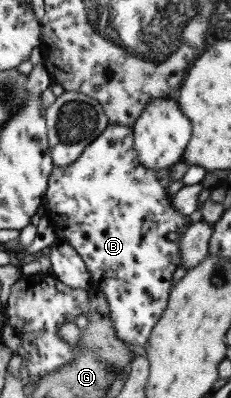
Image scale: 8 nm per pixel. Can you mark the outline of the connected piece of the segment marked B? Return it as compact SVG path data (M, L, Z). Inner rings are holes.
M115 123L108 124L108 126L92 141L84 150L75 163L65 167L65 169L53 167L52 172L48 178L48 189L44 195L43 208L45 209L44 215L51 221L55 229L55 237L58 241L67 242L77 250L77 253L83 258L87 270L91 276L91 286L94 290L98 290L105 294L109 310L111 310L111 320L115 326L117 337L121 341L132 343L133 345L140 345L147 349L147 340L151 329L155 327L157 321L161 317L169 294L172 288L173 272L179 267L181 261L181 253L179 253L179 242L181 236L185 234L185 230L191 225L189 217L185 217L183 213L179 213L179 209L175 209L173 205L173 196L169 195L166 190L171 184L171 169L147 169L138 162L136 151L134 150L134 130L129 125L117 125ZM179 231L179 237L176 241L170 241L167 238L169 233Z

